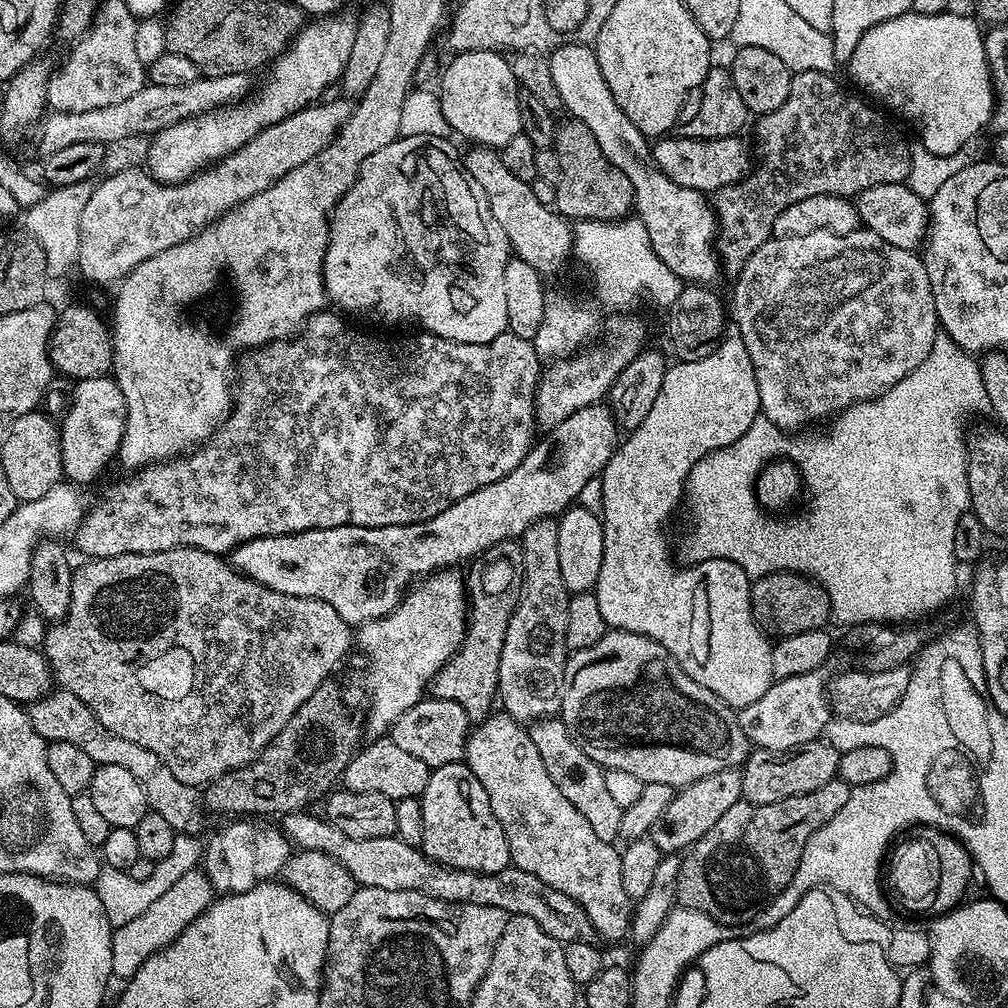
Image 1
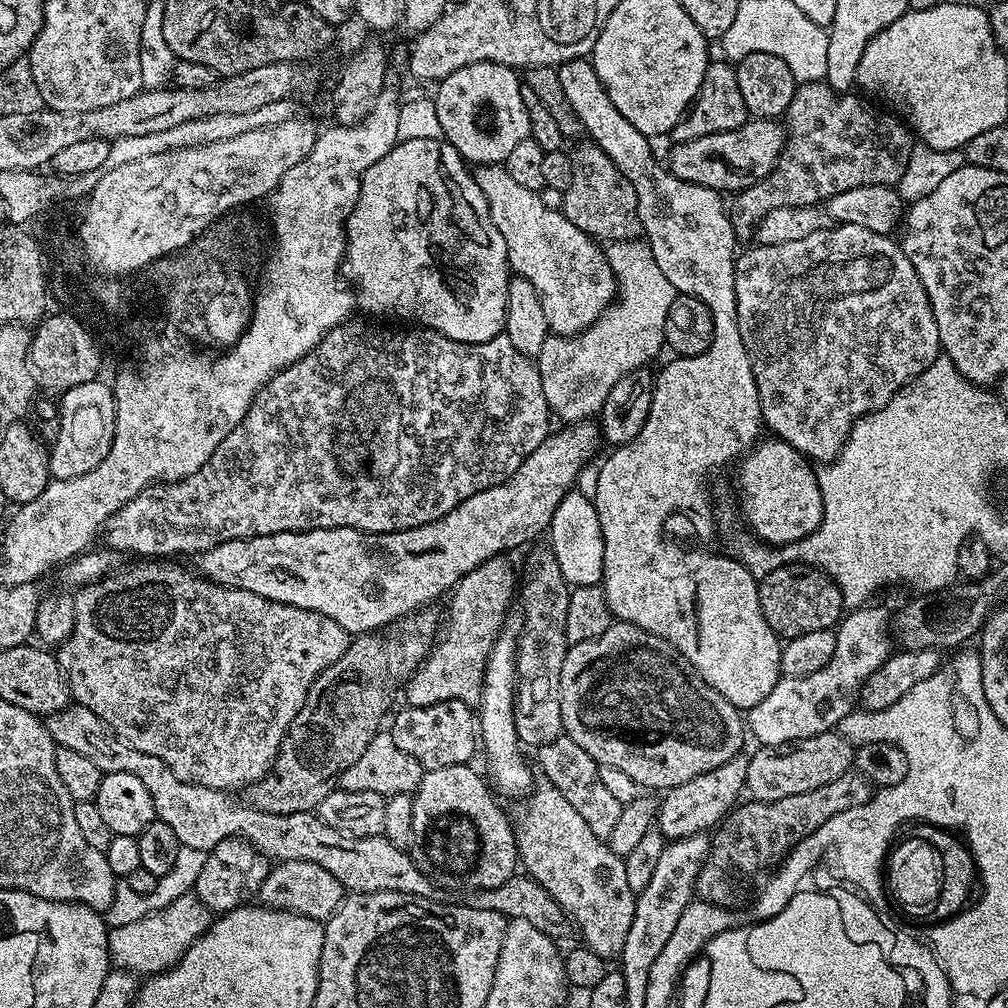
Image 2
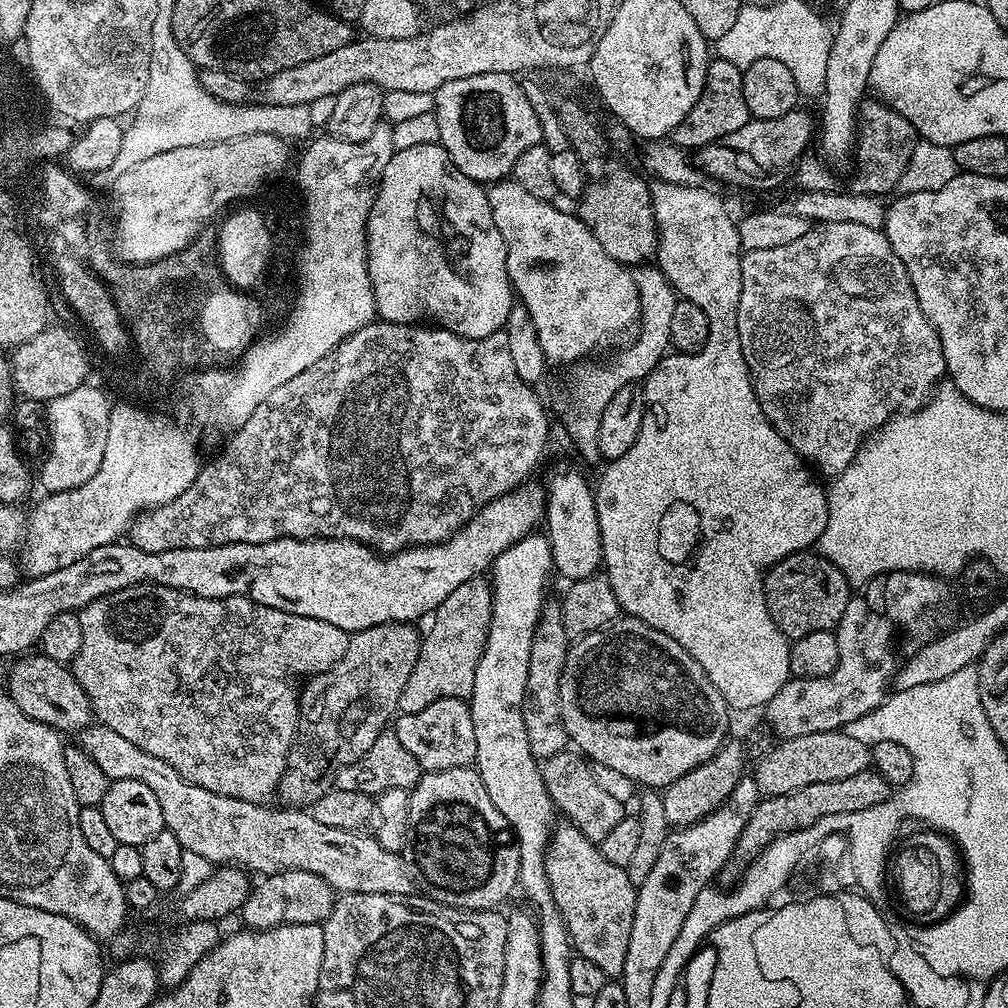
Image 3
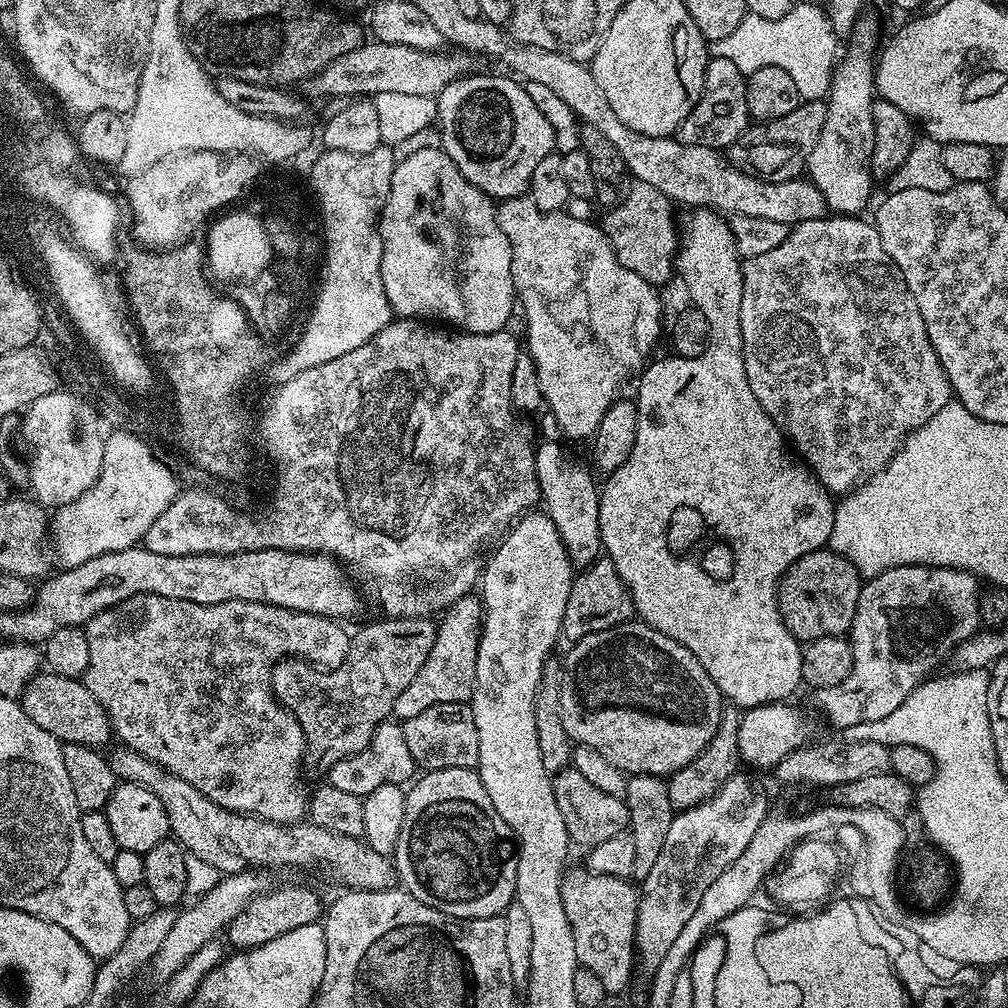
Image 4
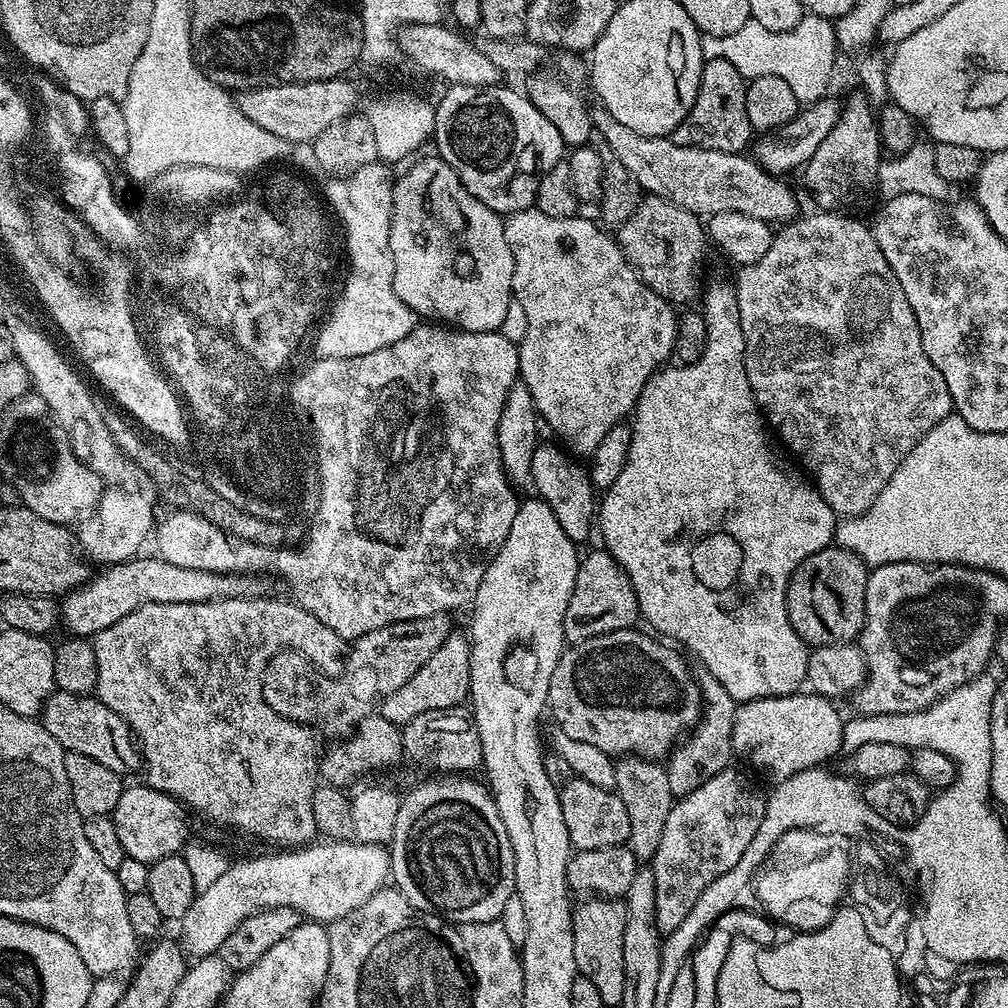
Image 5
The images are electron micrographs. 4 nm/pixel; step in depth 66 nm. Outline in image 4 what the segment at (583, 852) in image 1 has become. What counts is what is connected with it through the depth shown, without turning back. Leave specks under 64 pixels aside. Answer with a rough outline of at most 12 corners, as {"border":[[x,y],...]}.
{"border":[[569,867],[572,954],[627,993],[640,898],[623,876]]}

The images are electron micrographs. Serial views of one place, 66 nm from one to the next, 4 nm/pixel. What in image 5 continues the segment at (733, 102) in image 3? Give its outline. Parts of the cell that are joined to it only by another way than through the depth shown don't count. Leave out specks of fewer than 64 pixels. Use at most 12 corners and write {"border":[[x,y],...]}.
{"border":[[705,60],[678,146],[743,153],[754,140],[744,75]]}

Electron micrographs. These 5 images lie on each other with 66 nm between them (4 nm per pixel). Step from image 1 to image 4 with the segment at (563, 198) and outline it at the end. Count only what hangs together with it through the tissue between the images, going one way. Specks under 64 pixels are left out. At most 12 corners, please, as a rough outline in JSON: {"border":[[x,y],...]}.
{"border":[[631,181],[602,227],[618,262],[647,284],[674,276],[673,201]]}

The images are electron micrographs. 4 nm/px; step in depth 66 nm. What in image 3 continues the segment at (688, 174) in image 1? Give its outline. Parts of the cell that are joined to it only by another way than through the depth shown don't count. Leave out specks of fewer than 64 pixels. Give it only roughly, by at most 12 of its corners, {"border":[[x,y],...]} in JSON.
{"border":[[750,118],[695,153],[705,177],[776,188],[793,175],[814,120]]}

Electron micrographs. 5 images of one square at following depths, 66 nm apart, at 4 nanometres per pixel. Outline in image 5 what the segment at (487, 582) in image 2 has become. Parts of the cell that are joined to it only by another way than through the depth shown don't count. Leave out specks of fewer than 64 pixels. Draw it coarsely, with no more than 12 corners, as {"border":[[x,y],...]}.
{"border":[[453,634],[380,703],[397,726],[470,696],[467,635]]}

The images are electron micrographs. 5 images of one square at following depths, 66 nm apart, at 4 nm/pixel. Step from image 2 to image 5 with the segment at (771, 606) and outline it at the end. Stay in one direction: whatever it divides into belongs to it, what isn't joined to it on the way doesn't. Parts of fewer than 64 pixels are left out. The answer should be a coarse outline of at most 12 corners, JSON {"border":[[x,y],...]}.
{"border":[[839,546],[788,583],[805,644],[850,644],[864,628],[869,571]]}

